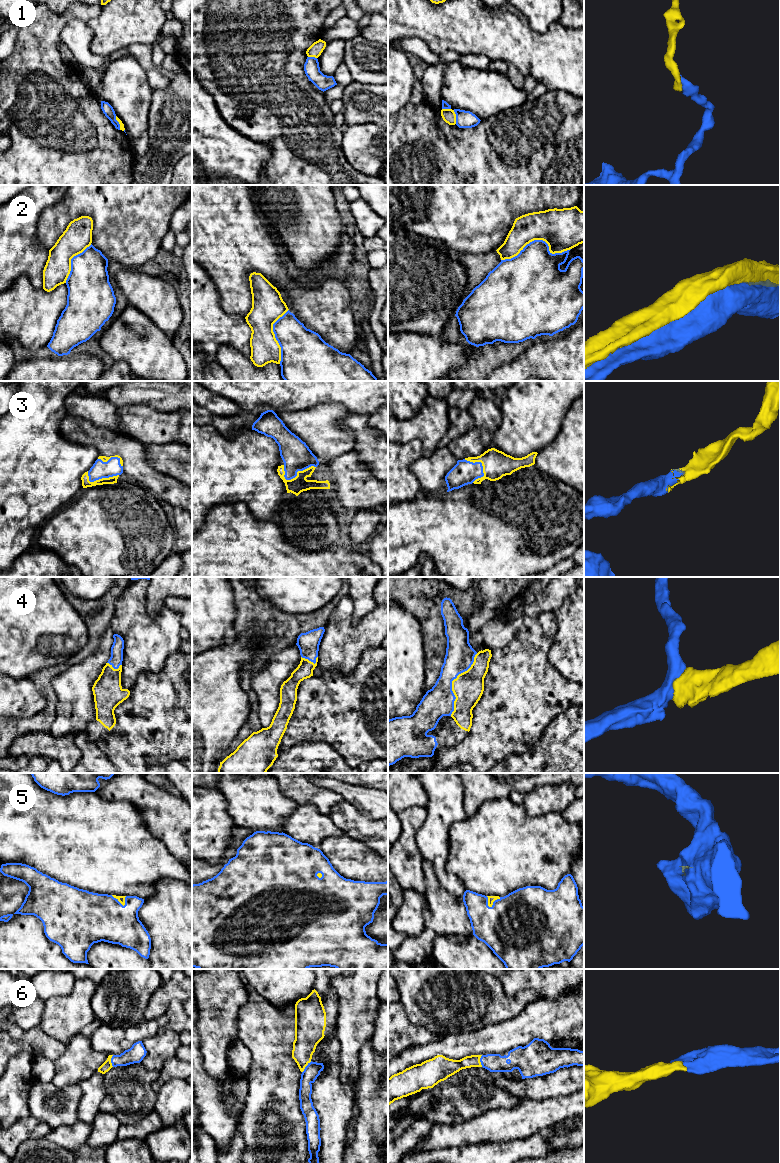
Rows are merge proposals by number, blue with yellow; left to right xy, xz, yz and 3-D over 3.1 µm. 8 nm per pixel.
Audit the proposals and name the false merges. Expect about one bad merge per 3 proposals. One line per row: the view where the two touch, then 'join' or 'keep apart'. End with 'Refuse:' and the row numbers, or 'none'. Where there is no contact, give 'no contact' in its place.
1: yz | keep apart
2: yz | keep apart
3: xz | join
4: yz | join
5: yz | join
6: xz | join
Refuse: 1, 2

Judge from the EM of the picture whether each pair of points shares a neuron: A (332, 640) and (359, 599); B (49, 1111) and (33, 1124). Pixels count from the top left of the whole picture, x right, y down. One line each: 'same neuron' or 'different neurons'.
A: different neurons
B: different neurons

